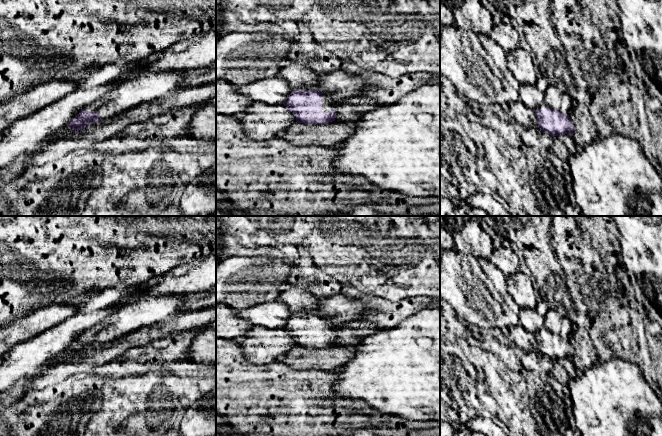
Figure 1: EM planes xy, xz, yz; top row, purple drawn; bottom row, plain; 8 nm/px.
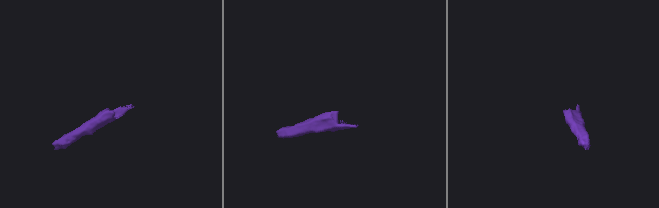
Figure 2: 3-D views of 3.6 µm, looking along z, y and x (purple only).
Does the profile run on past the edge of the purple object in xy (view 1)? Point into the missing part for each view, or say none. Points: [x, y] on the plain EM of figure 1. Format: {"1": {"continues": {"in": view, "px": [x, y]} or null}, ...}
{"1": {"continues": {"in": "xy", "px": [153, 310]}}}

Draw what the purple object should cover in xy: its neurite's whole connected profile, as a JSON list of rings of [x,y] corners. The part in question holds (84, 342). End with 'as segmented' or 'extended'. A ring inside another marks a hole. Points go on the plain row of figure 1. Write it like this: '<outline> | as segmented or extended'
[[[171,294],[149,297],[123,306],[117,313],[86,330],[67,350],[79,355],[141,328],[172,320],[184,302],[185,296]]] | extended

